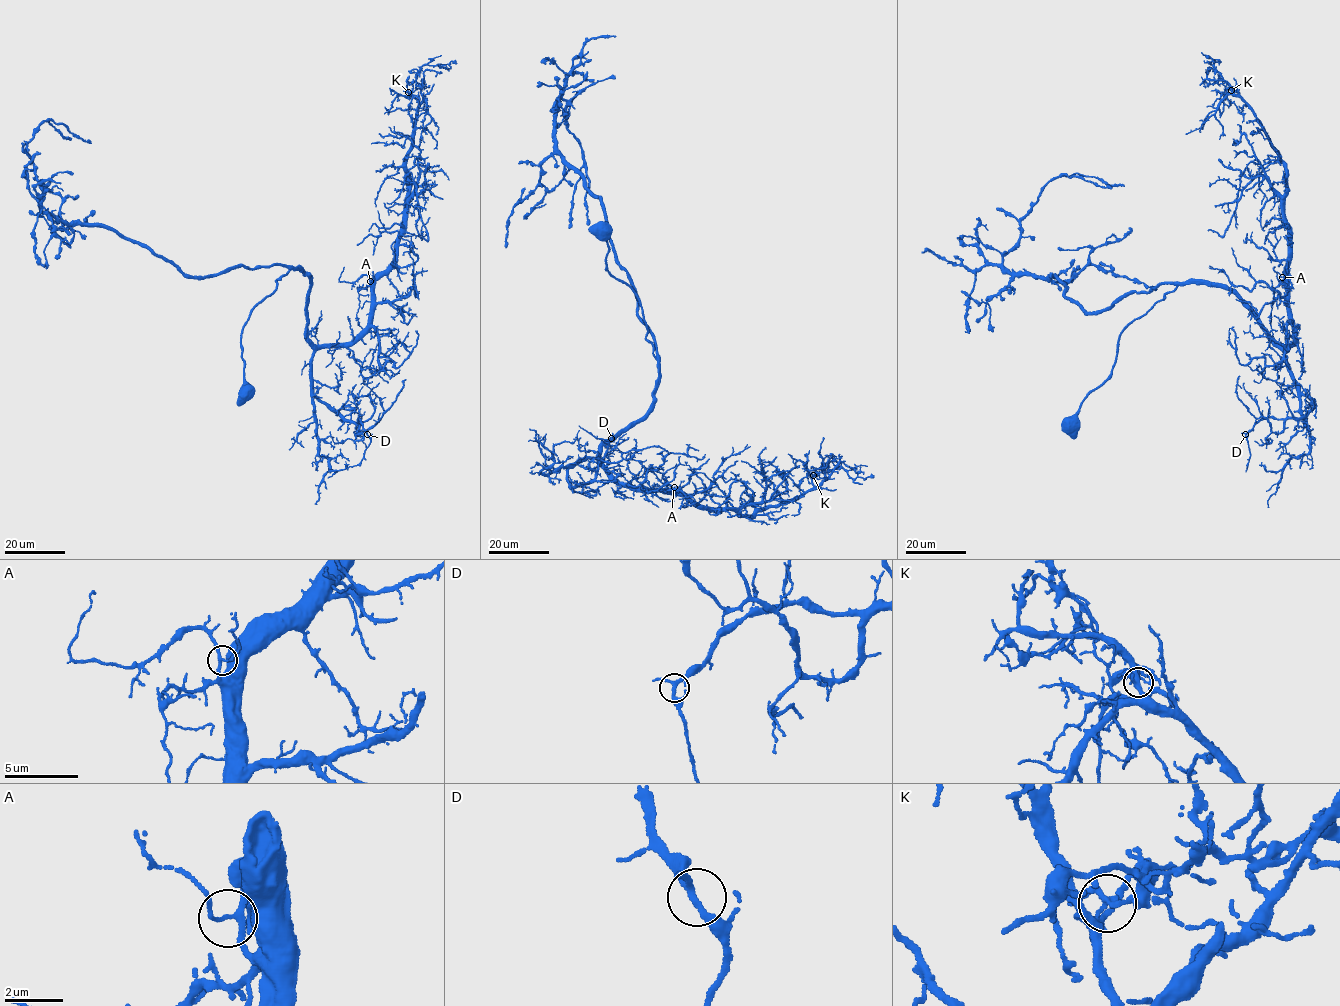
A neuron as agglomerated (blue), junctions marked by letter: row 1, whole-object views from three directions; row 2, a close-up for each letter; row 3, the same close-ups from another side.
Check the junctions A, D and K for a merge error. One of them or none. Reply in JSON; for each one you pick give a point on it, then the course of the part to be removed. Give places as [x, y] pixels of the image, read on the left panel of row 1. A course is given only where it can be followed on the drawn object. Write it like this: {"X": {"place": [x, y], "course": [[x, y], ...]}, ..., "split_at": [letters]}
{"K": {"place": [408, 92], "course": [[408, 93], [421, 66], [452, 61], [456, 63]]}, "split_at": ["K"]}

